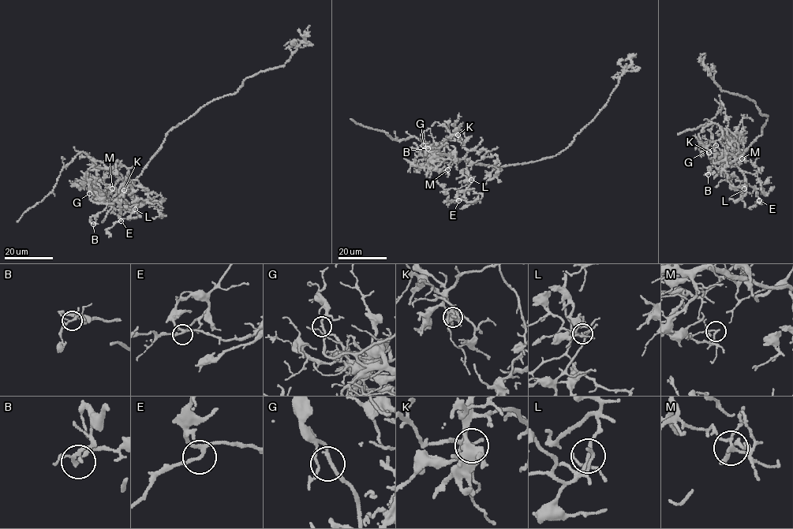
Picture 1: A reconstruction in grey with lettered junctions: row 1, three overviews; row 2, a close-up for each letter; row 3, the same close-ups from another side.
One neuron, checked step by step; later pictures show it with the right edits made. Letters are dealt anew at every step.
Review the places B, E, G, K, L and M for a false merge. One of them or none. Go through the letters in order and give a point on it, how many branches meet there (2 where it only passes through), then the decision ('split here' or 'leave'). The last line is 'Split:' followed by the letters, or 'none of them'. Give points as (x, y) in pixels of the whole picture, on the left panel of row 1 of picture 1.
B: (93, 224) | 2 | leave
E: (121, 221) | 3 | leave
G: (89, 193) | 2 | leave
K: (124, 190) | 2 | leave
L: (135, 209) | 2 | leave
M: (112, 188) | 2 | split here
Split: M

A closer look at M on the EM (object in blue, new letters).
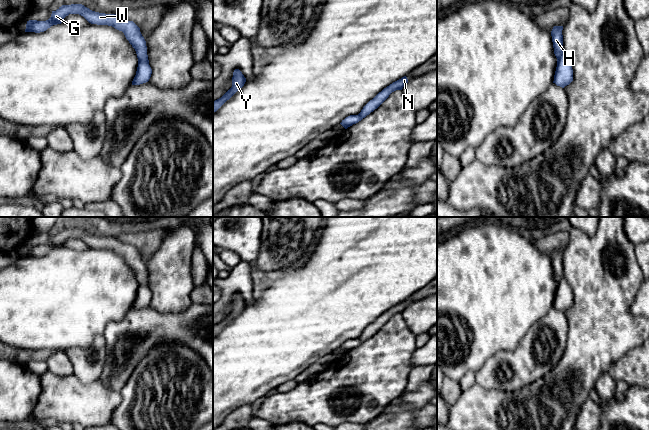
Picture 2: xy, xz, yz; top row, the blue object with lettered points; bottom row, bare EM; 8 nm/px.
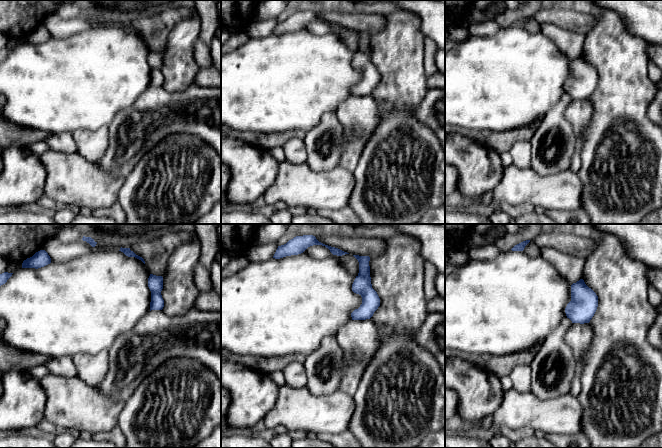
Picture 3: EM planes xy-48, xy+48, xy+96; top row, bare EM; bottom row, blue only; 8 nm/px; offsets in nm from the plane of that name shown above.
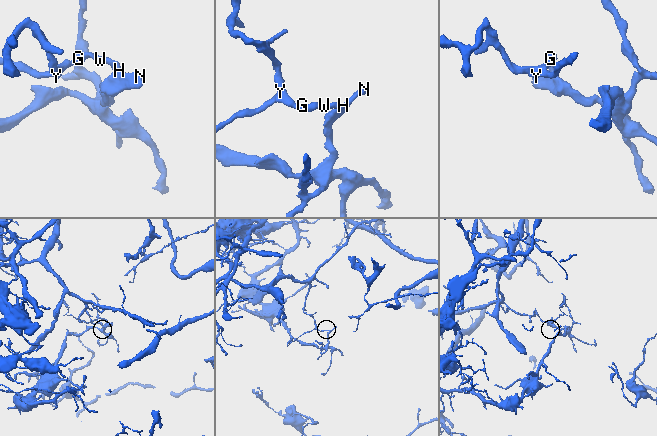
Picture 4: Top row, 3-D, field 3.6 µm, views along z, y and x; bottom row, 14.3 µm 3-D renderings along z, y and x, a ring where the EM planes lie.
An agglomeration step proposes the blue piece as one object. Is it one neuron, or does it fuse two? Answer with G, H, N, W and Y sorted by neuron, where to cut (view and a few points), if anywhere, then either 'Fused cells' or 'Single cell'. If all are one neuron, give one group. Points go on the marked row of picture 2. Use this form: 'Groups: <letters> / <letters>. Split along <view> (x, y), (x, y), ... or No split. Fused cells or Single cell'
Groups: G H W Y / N. Split along xy (145, 42), (136, 53). Fused cells

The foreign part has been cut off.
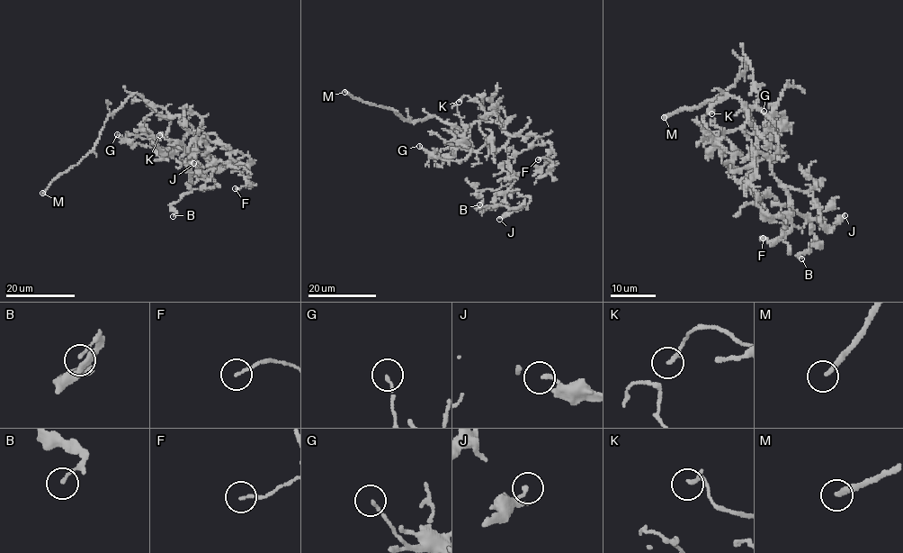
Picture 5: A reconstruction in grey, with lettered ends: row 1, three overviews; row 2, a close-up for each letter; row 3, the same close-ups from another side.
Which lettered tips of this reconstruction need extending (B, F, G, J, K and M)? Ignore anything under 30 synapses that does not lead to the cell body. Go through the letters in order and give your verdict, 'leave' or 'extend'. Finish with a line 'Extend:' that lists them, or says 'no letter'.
B: leave
F: leave
G: leave
J: leave
K: leave
M: extend
Extend: M

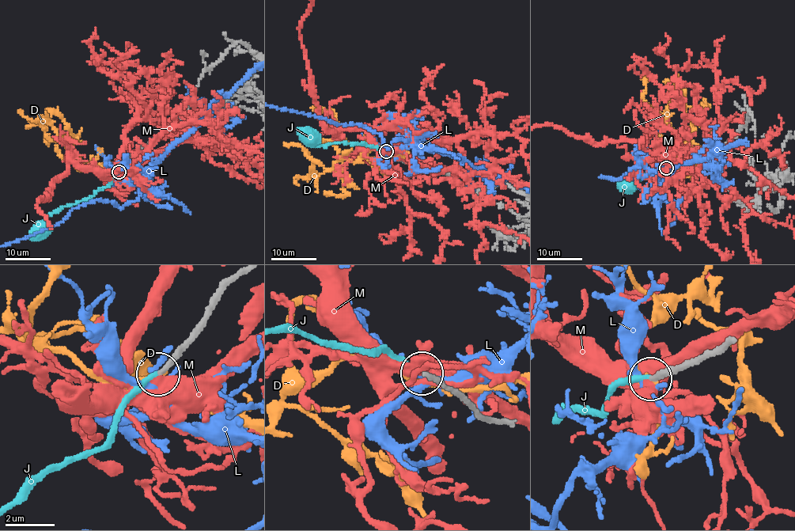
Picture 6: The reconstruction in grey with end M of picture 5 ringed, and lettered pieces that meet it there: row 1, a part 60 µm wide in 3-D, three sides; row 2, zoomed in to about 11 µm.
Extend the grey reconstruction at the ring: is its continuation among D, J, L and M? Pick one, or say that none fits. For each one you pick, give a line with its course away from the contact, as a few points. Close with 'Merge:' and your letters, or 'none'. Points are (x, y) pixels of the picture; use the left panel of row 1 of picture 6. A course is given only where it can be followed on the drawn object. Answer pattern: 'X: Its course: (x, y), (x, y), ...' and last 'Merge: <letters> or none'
J: Its course: (119, 172), (108, 184), (100, 187), (92, 195), (62, 205), (48, 214), (39, 231)
Merge: J

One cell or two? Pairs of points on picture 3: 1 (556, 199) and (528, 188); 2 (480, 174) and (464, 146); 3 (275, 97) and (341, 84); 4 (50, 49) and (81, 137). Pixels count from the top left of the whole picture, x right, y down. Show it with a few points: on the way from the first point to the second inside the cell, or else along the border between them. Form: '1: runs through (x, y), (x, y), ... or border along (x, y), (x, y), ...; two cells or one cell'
1: runs through (549, 192), (535, 190); one cell
2: runs through (479, 167), (465, 153); one cell
3: runs through (291, 84), (325, 84); one cell
4: border along (101, 126), (96, 129), (76, 129), (72, 132); two cells

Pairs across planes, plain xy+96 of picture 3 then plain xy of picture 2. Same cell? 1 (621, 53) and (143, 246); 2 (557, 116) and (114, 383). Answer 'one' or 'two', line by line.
1: two
2: two

